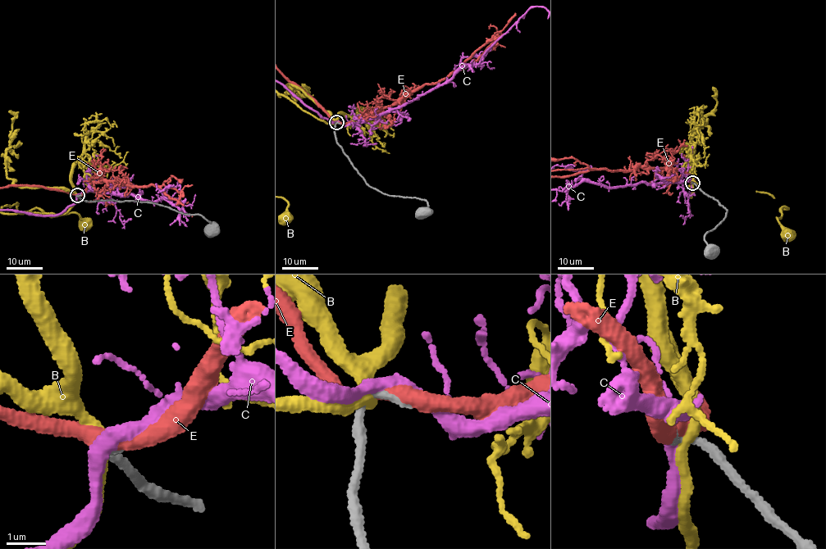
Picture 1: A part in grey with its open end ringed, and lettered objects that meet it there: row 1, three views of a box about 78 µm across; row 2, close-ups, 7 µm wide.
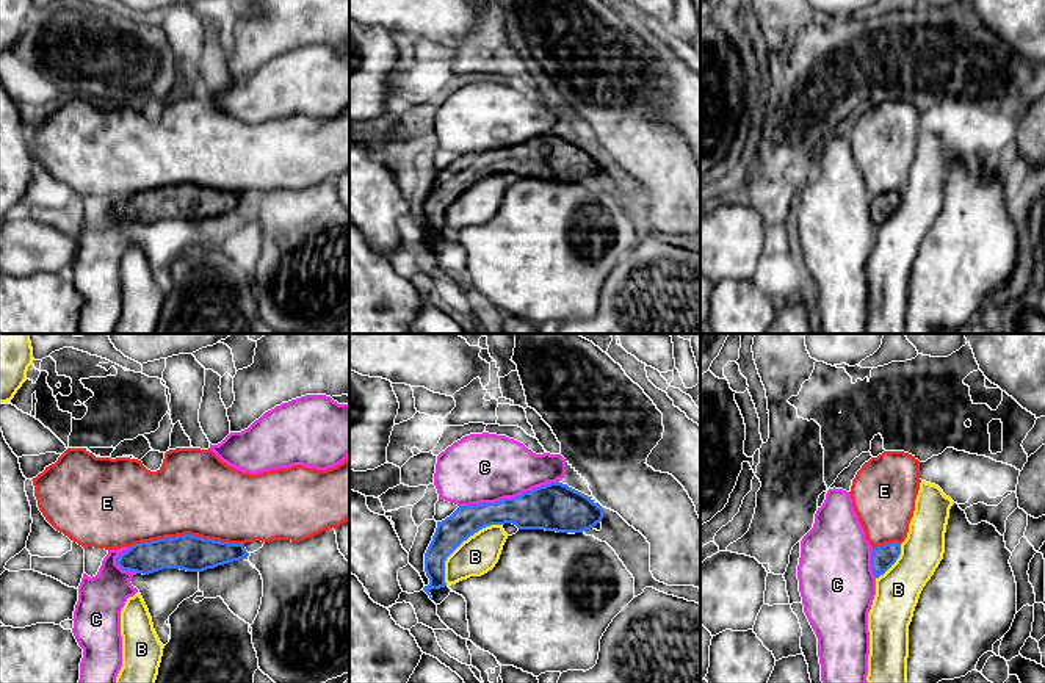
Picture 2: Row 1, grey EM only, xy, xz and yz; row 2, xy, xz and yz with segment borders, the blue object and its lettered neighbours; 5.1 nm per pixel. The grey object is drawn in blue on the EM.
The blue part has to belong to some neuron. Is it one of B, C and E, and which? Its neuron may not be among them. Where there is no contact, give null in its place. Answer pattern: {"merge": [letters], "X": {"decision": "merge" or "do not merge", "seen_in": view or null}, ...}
{"merge": ["E"], "B": {"decision": "do not merge", "seen_in": "xz"}, "C": {"decision": "do not merge", "seen_in": "xz"}, "E": {"decision": "merge", "seen_in": "xy"}}

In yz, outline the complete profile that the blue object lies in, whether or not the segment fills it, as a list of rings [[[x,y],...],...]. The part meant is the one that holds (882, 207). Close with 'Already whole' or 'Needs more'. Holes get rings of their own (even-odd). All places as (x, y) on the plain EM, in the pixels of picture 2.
[[[884,100],[852,128],[852,157],[873,196],[871,219],[884,224],[899,207],[920,139],[920,110],[904,100]]]. Needs more

